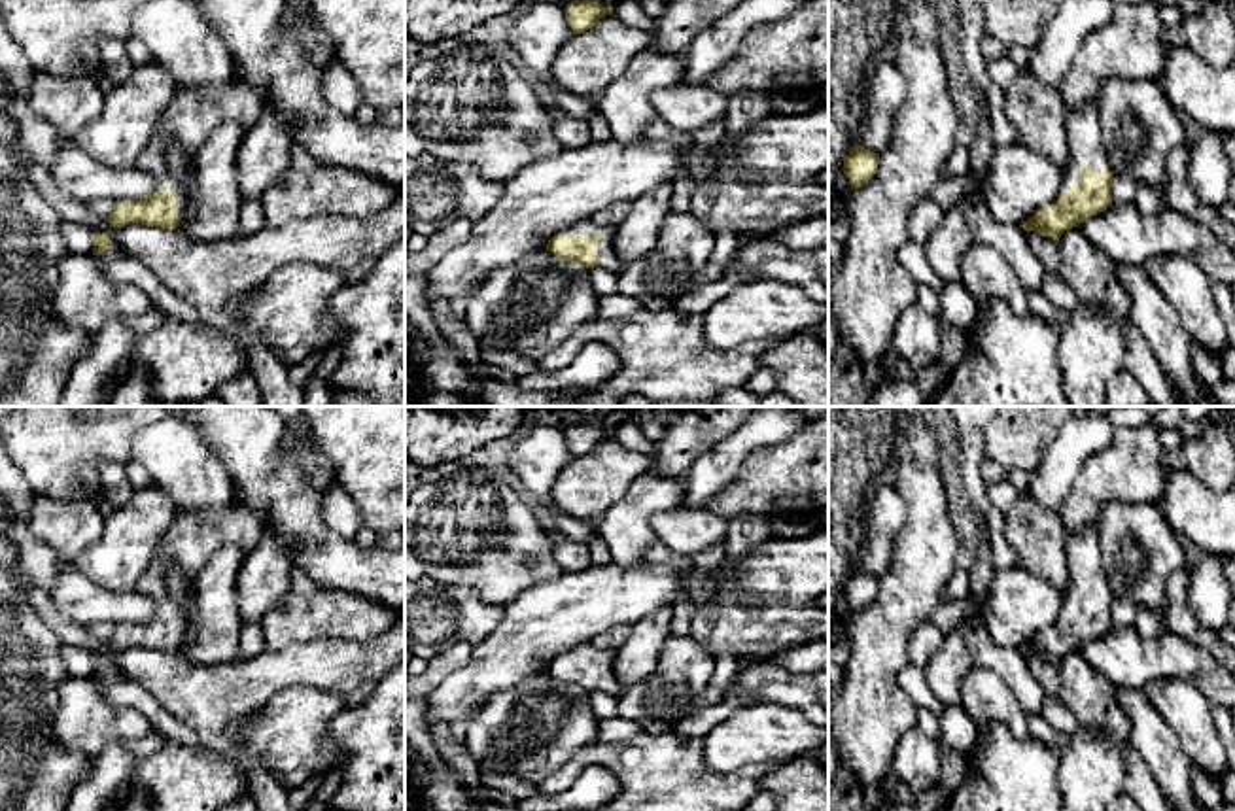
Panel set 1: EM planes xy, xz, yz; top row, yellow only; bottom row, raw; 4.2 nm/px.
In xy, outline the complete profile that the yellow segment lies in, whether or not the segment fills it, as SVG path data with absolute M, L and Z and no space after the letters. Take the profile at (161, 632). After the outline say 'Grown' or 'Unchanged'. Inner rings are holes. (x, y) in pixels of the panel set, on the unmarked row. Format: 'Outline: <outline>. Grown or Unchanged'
Outline: M235 493L231 507L216 518L178 514L161 539L151 563L134 590L155 601L155 616L140 624L115 624L108 647L121 652L130 647L178 652L187 639L185 609L170 594L166 575L176 565L187 580L202 571L221 546L235 546L248 556L265 535L274 535L270 526L248 509Z. Grown

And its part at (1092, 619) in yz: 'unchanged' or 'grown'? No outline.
grown

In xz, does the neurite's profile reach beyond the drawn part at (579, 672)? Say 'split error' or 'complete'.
split error

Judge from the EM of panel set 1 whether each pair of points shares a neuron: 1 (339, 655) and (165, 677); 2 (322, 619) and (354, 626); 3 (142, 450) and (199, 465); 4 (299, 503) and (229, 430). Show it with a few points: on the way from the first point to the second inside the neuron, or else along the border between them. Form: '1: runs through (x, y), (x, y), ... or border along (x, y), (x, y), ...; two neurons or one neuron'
1: runs through (295, 664), (258, 679), (208, 679); one neuron
2: runs through (330, 619), (347, 619); one neuron
3: runs through (156, 450), (171, 450), (186, 465); one neuron
4: runs through (278, 490), (263, 481), (263, 473), (250, 450); one neuron

